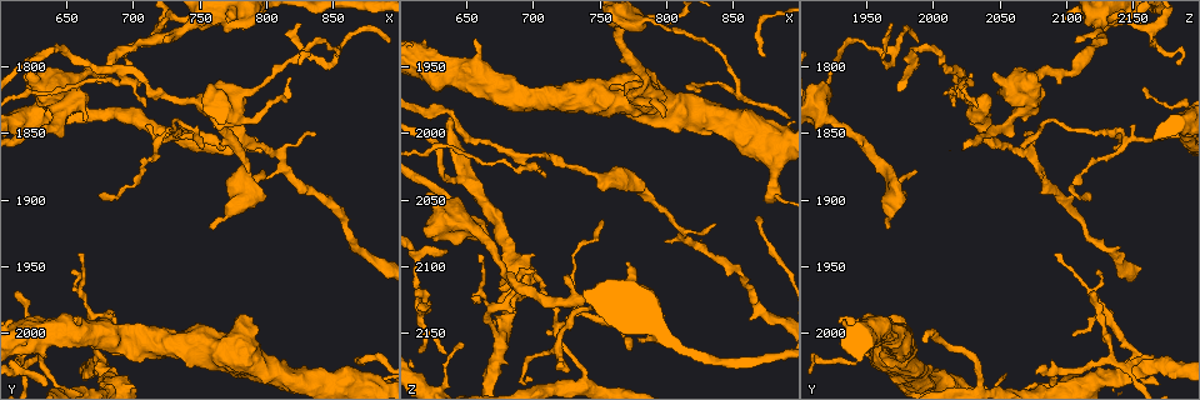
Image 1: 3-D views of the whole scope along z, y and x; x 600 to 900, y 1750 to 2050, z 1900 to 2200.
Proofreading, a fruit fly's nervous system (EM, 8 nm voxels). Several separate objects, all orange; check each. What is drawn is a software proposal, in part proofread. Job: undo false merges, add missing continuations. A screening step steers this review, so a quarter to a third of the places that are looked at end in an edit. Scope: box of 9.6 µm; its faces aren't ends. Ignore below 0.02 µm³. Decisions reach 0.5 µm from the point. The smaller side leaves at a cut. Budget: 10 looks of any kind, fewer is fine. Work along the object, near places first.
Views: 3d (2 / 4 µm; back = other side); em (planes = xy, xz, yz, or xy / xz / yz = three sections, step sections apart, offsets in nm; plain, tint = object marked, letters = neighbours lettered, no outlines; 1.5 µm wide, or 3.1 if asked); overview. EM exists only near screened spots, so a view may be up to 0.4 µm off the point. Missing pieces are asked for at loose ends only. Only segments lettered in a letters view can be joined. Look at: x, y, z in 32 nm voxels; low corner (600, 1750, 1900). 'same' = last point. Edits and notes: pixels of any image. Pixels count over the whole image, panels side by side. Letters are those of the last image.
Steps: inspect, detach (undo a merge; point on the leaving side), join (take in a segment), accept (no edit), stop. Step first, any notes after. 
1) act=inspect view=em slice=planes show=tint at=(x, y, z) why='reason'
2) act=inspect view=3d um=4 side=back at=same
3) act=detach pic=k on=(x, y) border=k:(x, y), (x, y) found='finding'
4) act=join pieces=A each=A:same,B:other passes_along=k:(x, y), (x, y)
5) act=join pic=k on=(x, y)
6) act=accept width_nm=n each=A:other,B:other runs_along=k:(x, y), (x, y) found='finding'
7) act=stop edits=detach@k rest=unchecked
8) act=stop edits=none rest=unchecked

act=inspect view=em slice=planes show=plain at=(800, 1880, 1988) why='branch stops here'

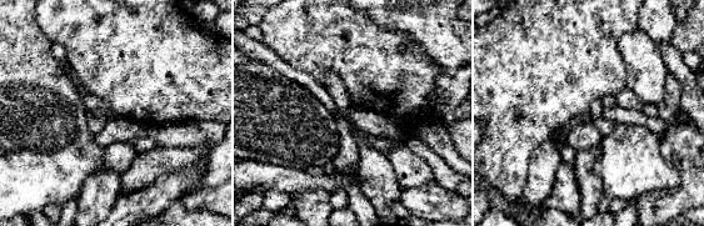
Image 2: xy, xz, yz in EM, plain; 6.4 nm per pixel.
act=inspect view=em slice=planes show=letters at=same why='what lies round it'

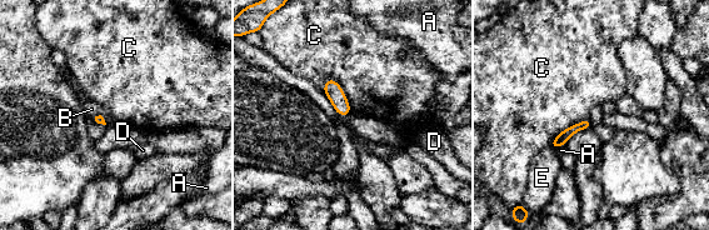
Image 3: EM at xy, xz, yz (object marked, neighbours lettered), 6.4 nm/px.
act=accept each=A:other,B:other,C:other,D:other,E:other runs_along=3:(587, 123), (570, 130), (554, 144) found='none of them fits'

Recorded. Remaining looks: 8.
act=inspect view=3d um=2 at=(852, 1794, 1968)

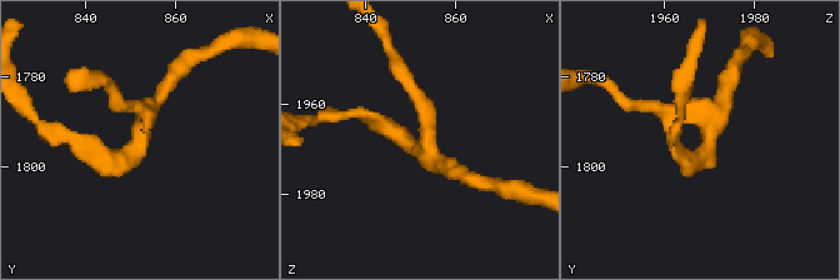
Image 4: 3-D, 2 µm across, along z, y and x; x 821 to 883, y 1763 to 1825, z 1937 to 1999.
act=inspect view=em slice=planes show=plain at=(851, 1794, 1970)

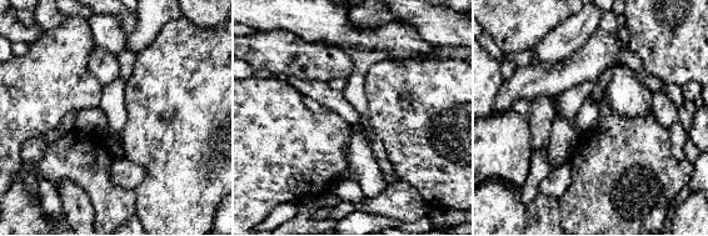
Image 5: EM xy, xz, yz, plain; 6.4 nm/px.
act=inspect view=em slice=planes show=letters at=same

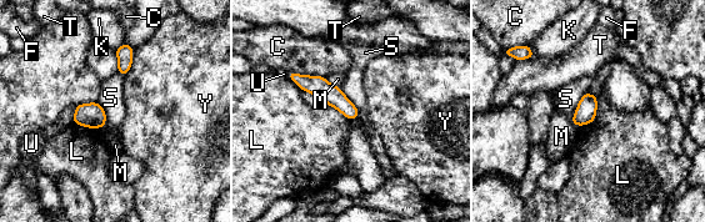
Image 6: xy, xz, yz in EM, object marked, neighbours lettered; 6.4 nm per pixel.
act=accept each=C:other,F:other,K:other,L:other,M:other,S:other,T:other,U:other,Y:other border=6:(339, 86), (356, 107), (359, 117) found='one neuron here'

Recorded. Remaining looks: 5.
act=inspect view=3d um=4 side=back at=(676, 2022, 2152) why='abrupt turn'

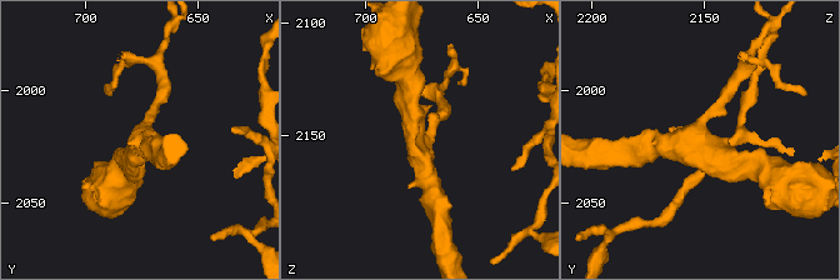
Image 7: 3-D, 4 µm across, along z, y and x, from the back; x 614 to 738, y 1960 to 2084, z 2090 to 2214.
act=inspect view=em slice=yz step=4 show=tint at=(678, 2022, 2151) why='shape alone is not enough'

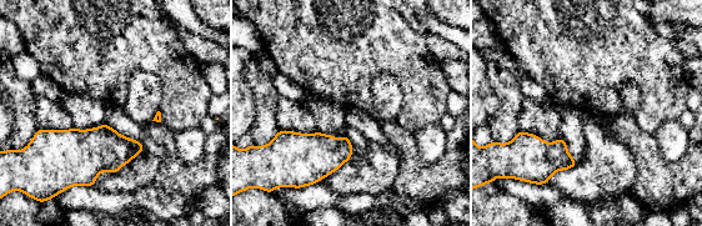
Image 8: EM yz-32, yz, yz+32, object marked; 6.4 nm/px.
act=inspect view=em slice=yz step=4 show=letters at=same why='see the neighbours'

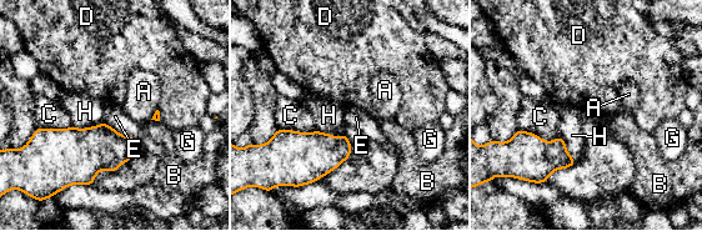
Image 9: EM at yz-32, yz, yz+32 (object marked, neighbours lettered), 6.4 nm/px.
act=accept longest_contact=E:320nm each=A:other,B:other,C:other,D:other,E:other,G:other,H:other border=9:(104, 121), (135, 137), (145, 150) found='one neuron here'

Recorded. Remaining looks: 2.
act=stop edits=none rest=unchecked

